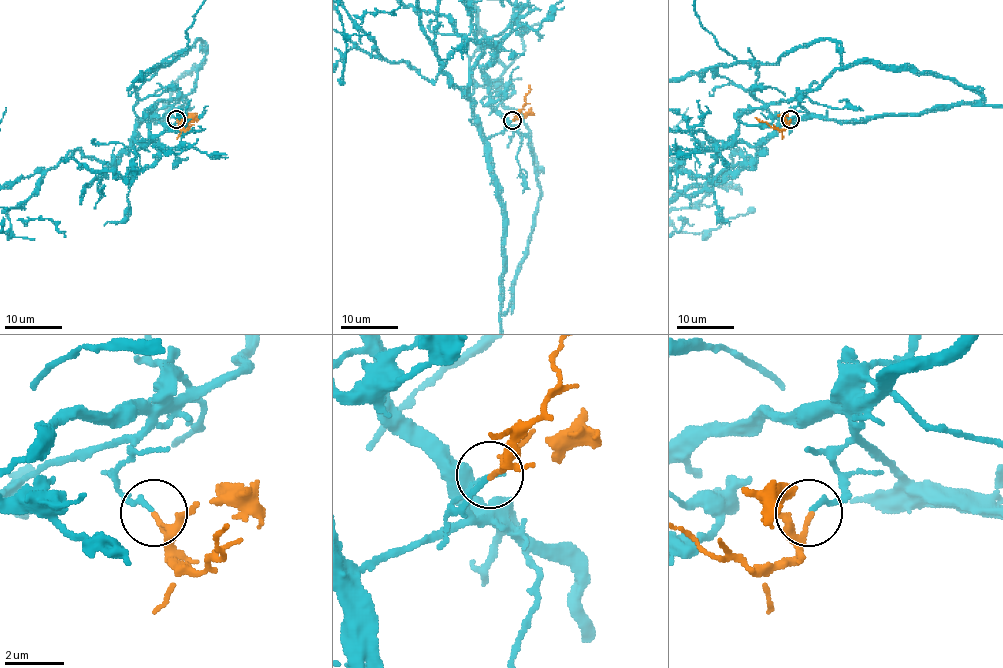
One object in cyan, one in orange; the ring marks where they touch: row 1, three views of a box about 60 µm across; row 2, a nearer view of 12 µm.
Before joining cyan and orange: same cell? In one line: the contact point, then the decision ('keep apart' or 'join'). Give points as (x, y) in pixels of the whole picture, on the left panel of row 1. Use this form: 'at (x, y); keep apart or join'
at (176, 119); join

